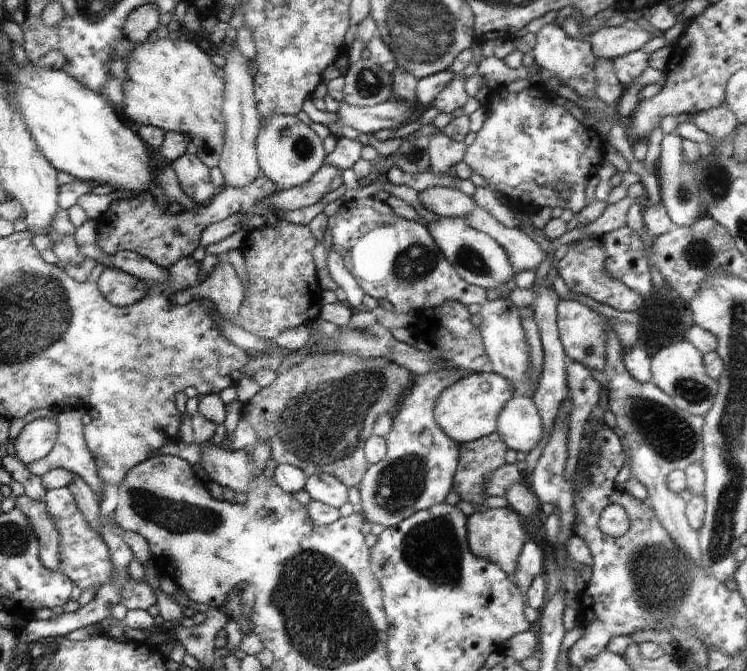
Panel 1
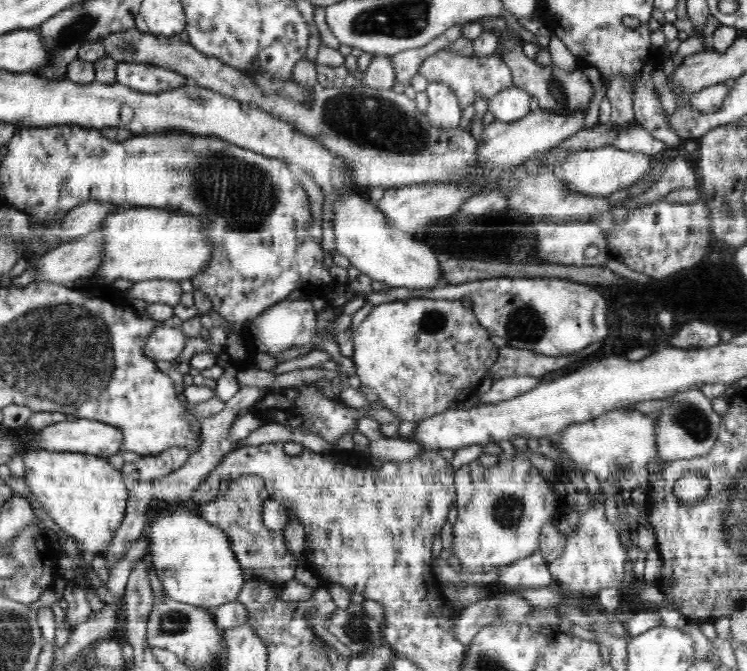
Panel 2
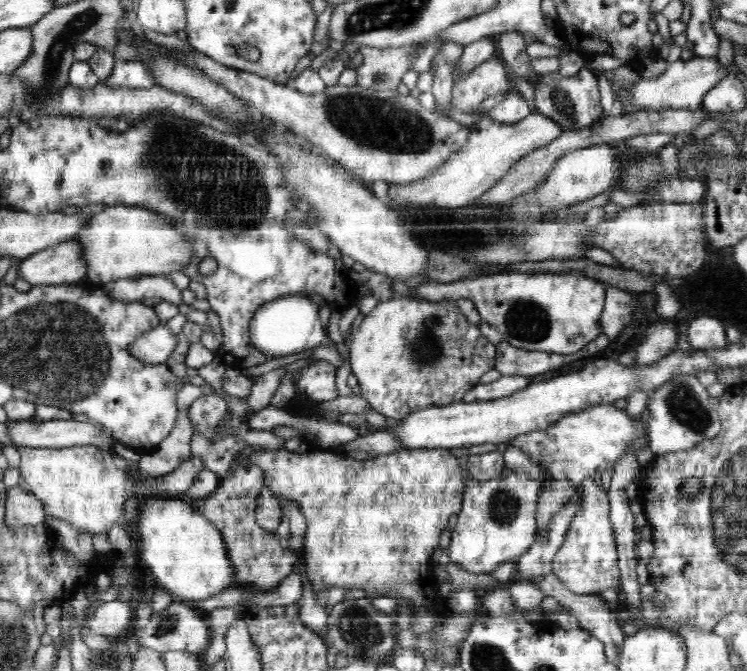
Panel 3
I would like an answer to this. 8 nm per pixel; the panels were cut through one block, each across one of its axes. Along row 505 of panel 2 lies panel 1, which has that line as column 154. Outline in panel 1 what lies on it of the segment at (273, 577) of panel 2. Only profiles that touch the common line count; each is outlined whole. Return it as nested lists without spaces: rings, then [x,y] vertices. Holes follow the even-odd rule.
[[[260,174],[254,182],[244,188],[224,186],[210,202],[198,204],[194,212],[183,210],[176,214],[168,214],[165,208],[158,206],[149,191],[144,191],[130,199],[114,200],[110,208],[91,223],[90,238],[94,239],[96,246],[108,256],[120,251],[132,251],[167,269],[174,266],[180,258],[192,256],[194,250],[201,244],[201,234],[207,226],[224,220],[236,212],[252,212],[256,204],[265,203],[269,196],[278,191],[272,180]]]

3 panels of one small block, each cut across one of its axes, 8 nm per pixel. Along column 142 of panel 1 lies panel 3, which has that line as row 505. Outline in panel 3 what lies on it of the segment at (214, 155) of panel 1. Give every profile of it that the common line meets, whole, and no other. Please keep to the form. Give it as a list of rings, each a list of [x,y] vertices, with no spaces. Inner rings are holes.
[[[94,444],[67,445],[66,448],[19,447],[21,456],[19,471],[21,481],[30,484],[31,493],[43,502],[45,513],[69,522],[78,530],[94,534],[107,534],[114,524],[124,515],[126,494],[126,472],[118,469],[112,460],[113,452],[98,448]]]

